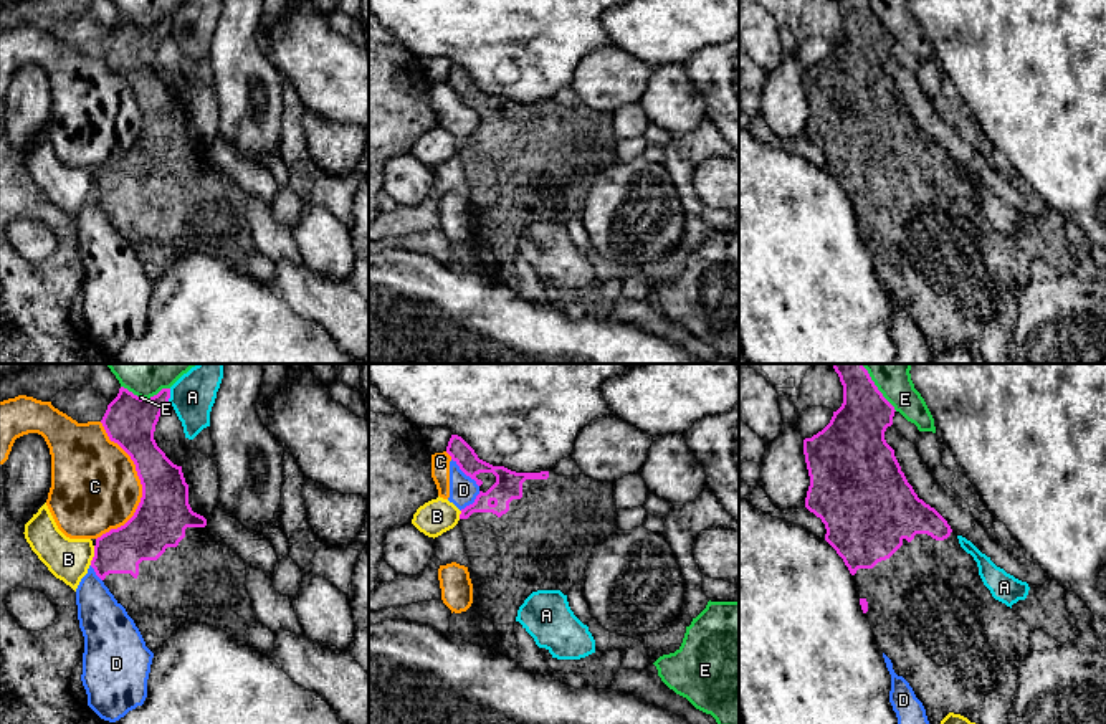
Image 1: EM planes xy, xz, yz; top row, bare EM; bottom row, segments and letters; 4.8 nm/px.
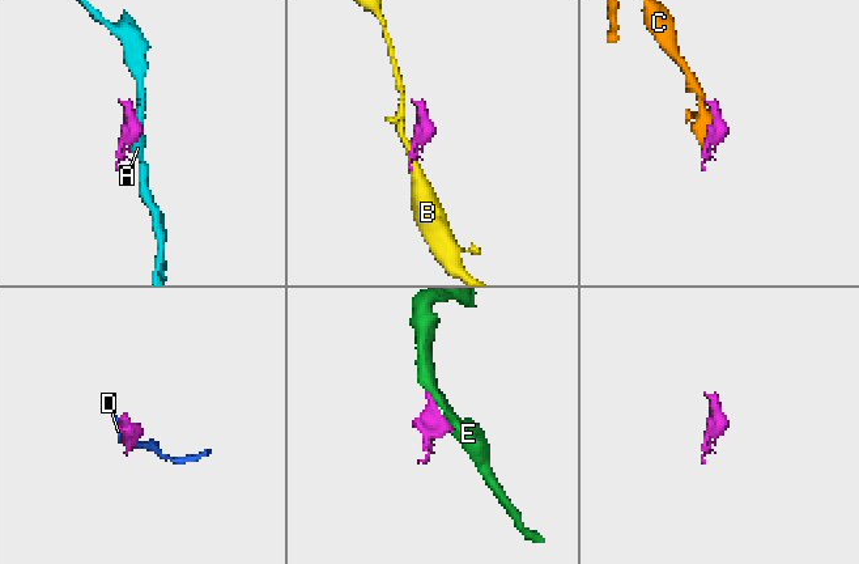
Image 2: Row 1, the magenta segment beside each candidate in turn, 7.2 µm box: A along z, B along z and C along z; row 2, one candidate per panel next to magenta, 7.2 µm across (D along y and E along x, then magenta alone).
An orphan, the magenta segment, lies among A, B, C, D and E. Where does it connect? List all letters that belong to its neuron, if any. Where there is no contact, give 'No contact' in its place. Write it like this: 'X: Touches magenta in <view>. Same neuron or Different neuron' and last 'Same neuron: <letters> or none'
A: Touches magenta in xy. Different neuron
B: Touches magenta in xy. Different neuron
C: Touches magenta in xy. Different neuron
D: Touches magenta in xz. Different neuron
E: Touches magenta in xy. Different neuron
Same neuron: none

